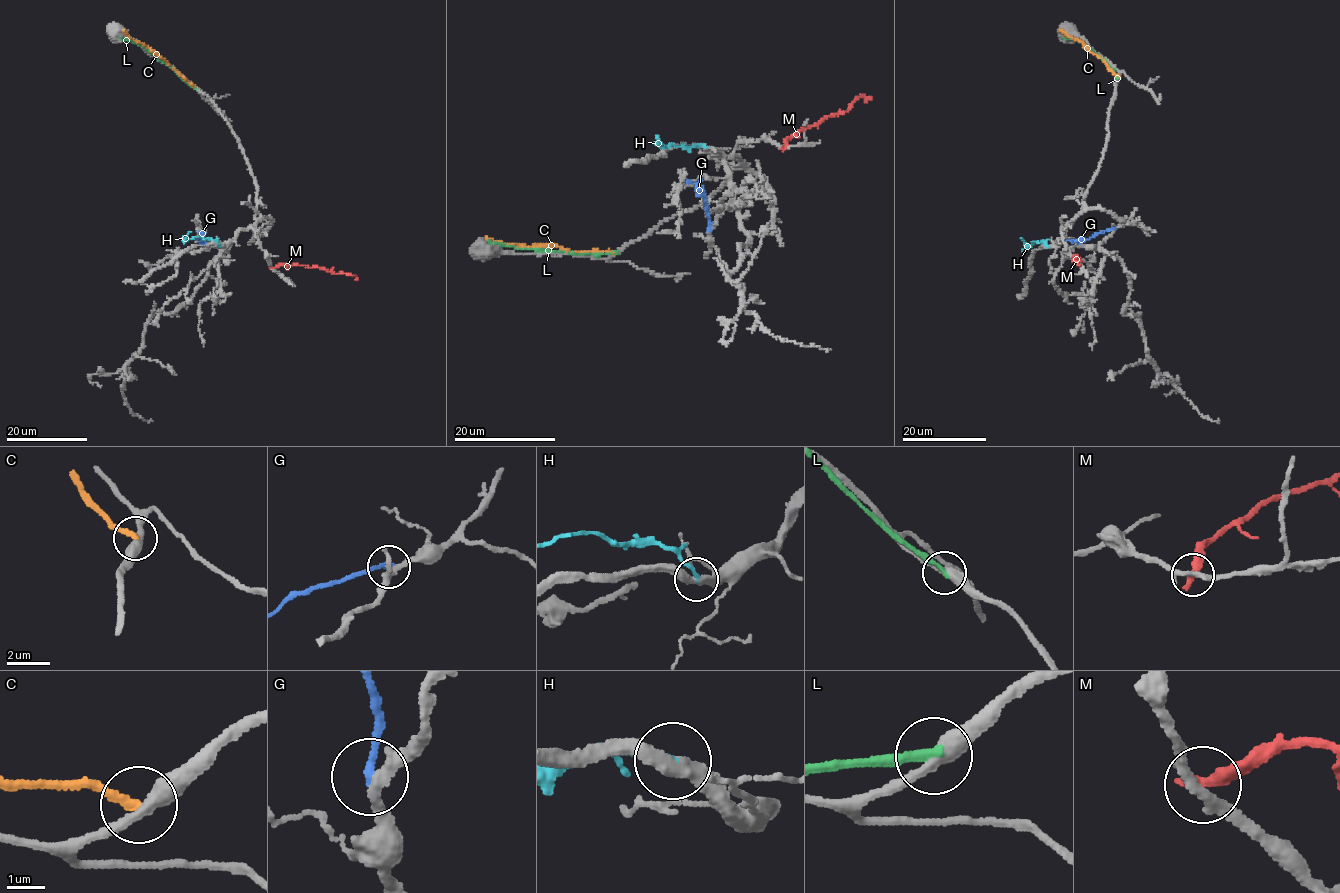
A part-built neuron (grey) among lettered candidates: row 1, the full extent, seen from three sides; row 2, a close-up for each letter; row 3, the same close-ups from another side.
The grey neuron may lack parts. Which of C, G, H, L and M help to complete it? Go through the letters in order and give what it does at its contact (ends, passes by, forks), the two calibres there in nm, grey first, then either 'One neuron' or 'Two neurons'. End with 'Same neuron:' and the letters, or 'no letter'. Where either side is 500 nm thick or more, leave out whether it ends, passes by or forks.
C: It ends there. Thickness 360 nm (grey) against 220 nm. Two neurons
G: It ends there. Thickness 200 nm (grey) against 220 nm. Two neurons
H: It ends there. Thickness 360 nm (grey) against 160 nm. One neuron
L: It ends there. Thickness 400 nm (grey) against 240 nm. Two neurons
M: It ends there. Thickness 240 nm (grey) against 360 nm. Two neurons
Same neuron: H

